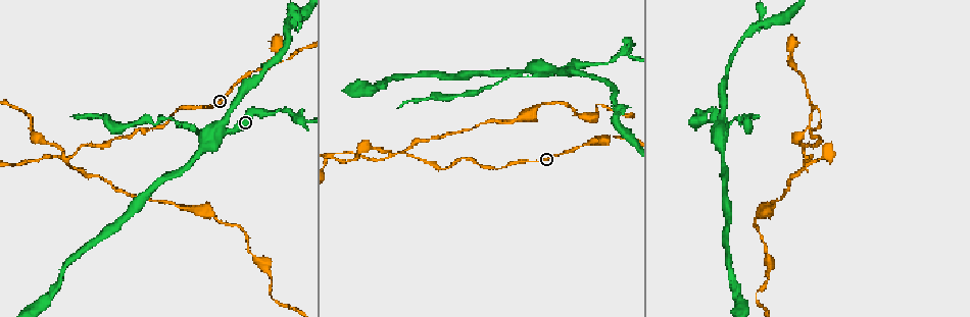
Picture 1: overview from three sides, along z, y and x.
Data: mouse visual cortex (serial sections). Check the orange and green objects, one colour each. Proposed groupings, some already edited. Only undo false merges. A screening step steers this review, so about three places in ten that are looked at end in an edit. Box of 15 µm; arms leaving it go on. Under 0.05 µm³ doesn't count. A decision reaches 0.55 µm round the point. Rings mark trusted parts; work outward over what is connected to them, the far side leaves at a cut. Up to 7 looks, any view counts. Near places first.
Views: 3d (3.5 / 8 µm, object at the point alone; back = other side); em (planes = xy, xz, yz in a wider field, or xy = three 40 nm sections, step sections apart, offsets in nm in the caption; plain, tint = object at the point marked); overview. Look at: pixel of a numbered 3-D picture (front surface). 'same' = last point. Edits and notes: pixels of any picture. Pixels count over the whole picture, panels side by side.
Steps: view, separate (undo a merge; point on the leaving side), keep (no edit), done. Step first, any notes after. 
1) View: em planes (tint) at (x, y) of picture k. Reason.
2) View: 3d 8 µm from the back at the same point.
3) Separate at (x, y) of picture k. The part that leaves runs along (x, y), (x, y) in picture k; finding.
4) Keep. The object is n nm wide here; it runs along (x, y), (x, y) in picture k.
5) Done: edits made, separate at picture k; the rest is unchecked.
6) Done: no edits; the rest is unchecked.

View: 3d 3.5 µm at (548, 71) of picture 1. Small branch off a trunk.

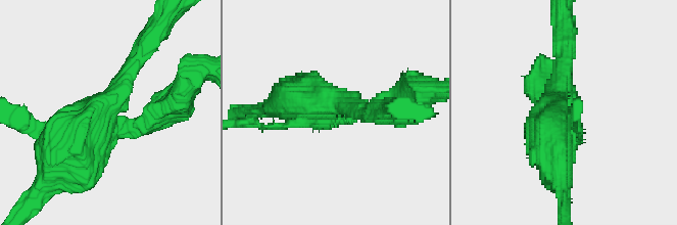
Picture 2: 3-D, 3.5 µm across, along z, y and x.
View: em xy step 5 (tint) at (329, 107) of picture 2. 4 arms meet here; the arms are 150, 250, 300, 600 nm wide.

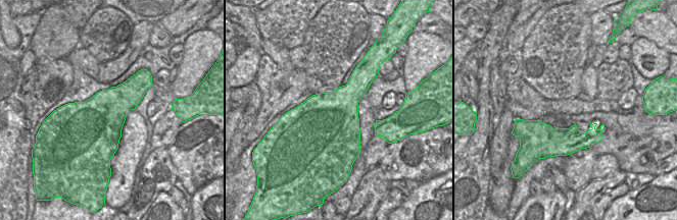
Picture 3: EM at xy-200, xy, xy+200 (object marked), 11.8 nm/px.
Separate at (340, 96) of picture 2. The object is 800 nm wide here; the part that leaves runs along (339, 110), (305, 100), (268, 108) in picture 2; two cells meet here.

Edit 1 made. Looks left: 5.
View: overview. Redraw.

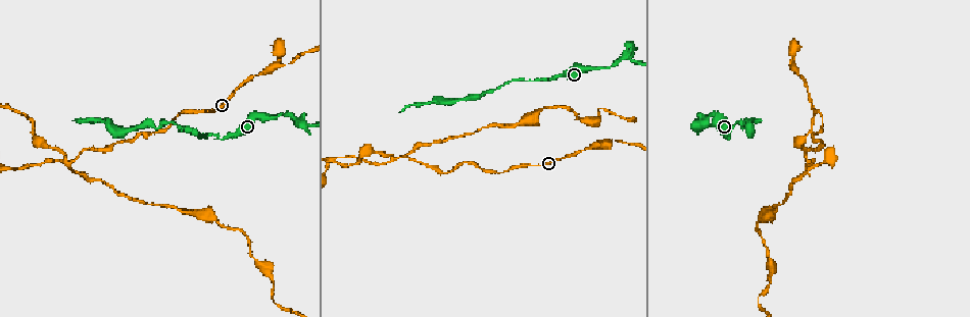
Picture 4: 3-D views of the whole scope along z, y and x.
View: 3d 3.5 µm at (706, 122) of picture 4. Branch point.

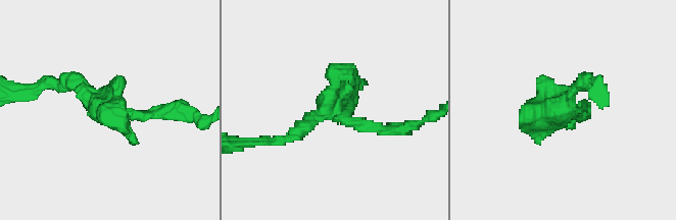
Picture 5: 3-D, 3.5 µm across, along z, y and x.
View: em xy step 1 (plain) at (564, 110) of picture 5. Now the EM.

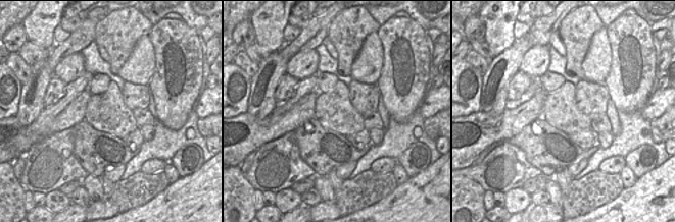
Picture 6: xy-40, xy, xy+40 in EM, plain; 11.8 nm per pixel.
View: em xy step 1 (tint) at the same point.

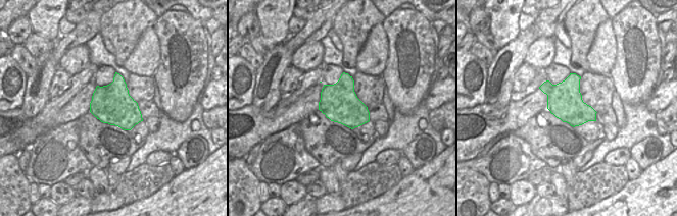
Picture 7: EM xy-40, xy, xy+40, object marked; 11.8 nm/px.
Separate at (531, 104) of picture 5. The part that leaves runs along (566, 104), (564, 110), (519, 119) in picture 5; two cells meet here.

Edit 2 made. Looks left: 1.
View: 3d 3.5 µm at (809, 161) of picture 4. Four-way junction.

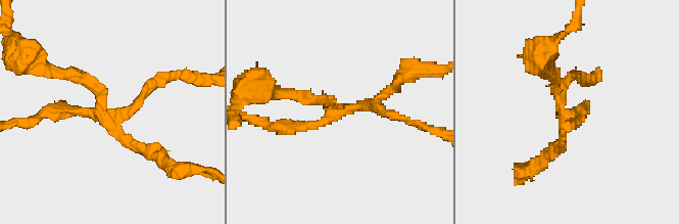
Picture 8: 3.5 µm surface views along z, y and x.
Separate at (83, 79) of picture 8. 4 arms meet here; the part that leaves runs along (114, 125), (165, 166), (190, 169) in picture 8; two cells meet here.

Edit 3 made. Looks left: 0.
Done: edits made, separate at picture 2, separate at picture 5, separate at picture 8; the rest is unchecked.

